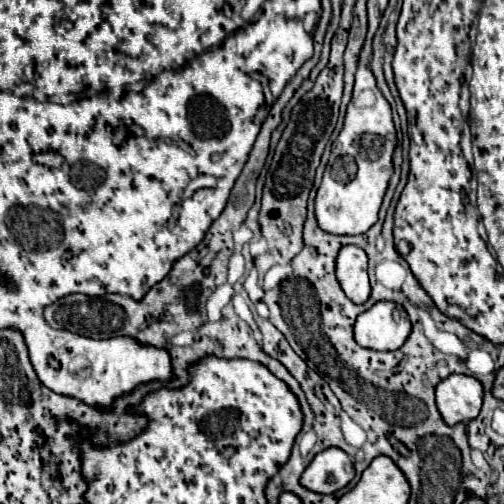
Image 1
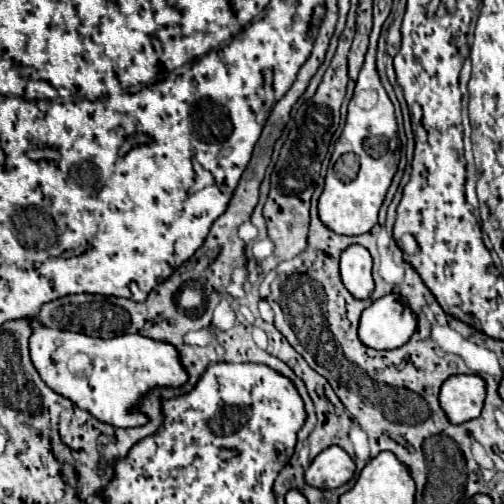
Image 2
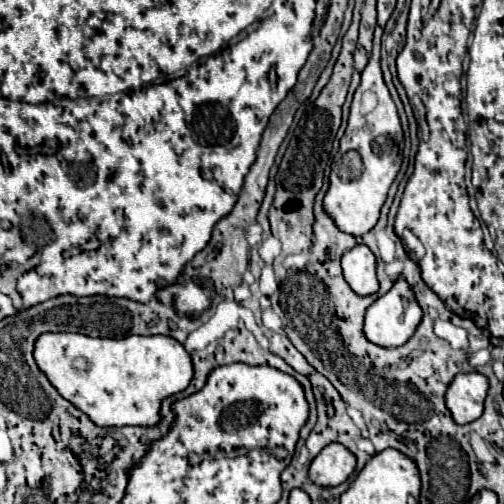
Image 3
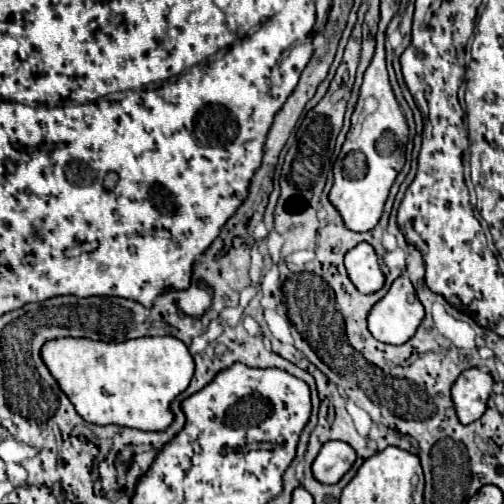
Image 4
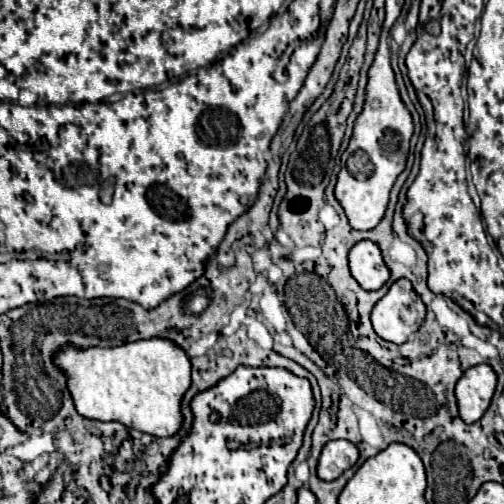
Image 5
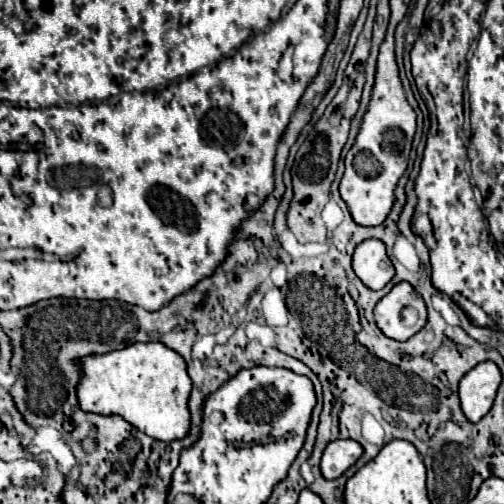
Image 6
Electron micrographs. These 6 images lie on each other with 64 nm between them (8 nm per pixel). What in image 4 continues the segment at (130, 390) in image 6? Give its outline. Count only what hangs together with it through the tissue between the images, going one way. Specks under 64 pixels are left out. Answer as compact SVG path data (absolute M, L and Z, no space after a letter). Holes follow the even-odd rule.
M152 336L126 340L126 342L102 342L90 338L54 338L46 340L40 348L42 362L56 378L60 390L74 404L76 412L90 424L118 424L138 430L164 430L172 422L170 402L188 388L194 374L194 360L184 342L173 336Z

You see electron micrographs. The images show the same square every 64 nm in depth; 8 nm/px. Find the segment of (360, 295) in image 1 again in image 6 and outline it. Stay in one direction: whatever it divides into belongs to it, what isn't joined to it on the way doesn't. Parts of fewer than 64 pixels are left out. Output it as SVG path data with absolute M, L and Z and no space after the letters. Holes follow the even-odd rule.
M364 240L356 246L352 256L352 270L370 290L384 288L394 276L394 266L386 256L386 248L380 240Z

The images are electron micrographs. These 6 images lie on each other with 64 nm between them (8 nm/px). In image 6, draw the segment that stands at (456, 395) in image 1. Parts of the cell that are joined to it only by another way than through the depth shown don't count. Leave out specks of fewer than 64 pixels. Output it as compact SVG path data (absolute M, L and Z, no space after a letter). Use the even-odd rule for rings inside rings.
M480 362L468 374L464 374L458 386L458 394L462 412L470 422L478 422L488 414L500 380L502 376L494 362Z

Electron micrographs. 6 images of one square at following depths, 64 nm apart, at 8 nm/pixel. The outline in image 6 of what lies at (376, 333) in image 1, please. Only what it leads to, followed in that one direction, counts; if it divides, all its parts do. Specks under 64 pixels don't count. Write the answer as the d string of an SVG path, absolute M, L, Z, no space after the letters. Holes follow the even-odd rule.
M398 282L374 308L376 326L384 336L404 342L426 324L426 304L408 282Z

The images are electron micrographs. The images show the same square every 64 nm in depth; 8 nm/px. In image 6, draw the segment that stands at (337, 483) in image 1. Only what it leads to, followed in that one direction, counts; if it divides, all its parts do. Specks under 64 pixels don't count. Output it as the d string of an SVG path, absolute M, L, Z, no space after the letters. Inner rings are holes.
M334 440L332 444L326 446L320 462L322 476L326 480L336 480L340 478L360 456L362 456L360 444L356 440Z

